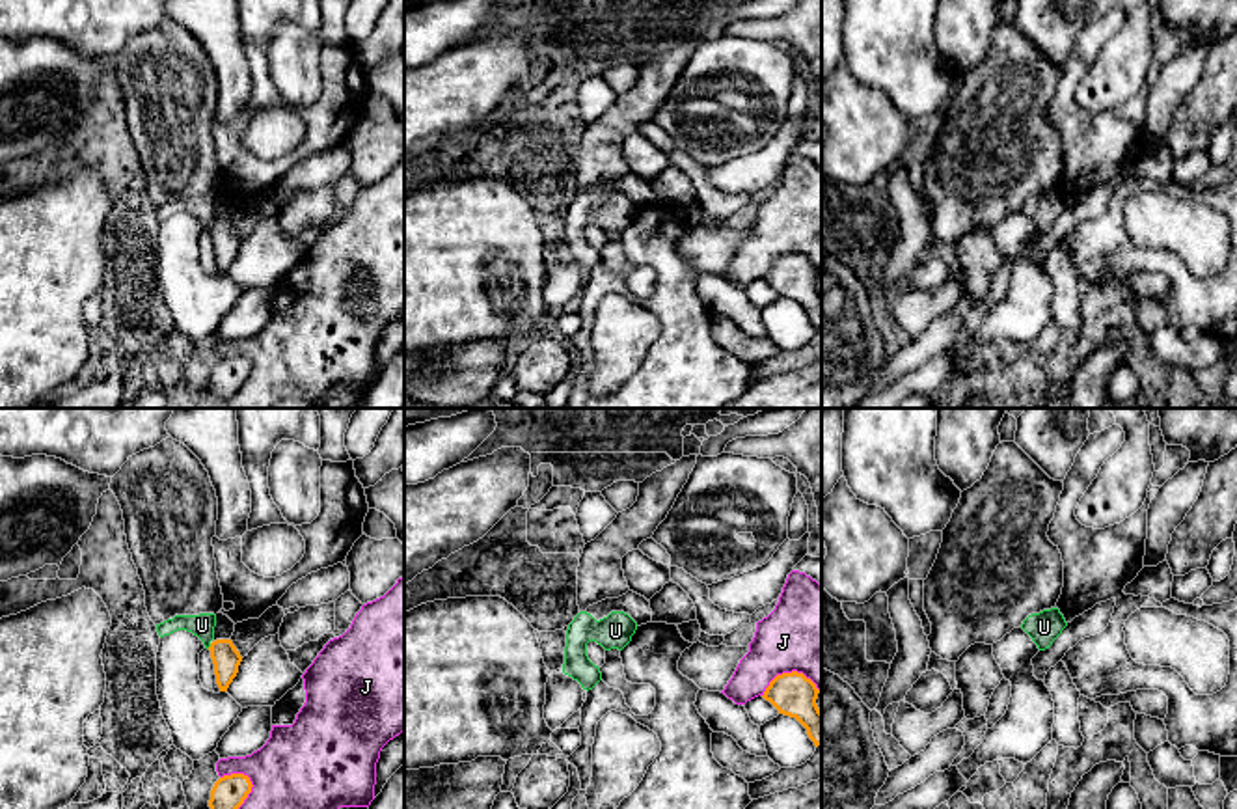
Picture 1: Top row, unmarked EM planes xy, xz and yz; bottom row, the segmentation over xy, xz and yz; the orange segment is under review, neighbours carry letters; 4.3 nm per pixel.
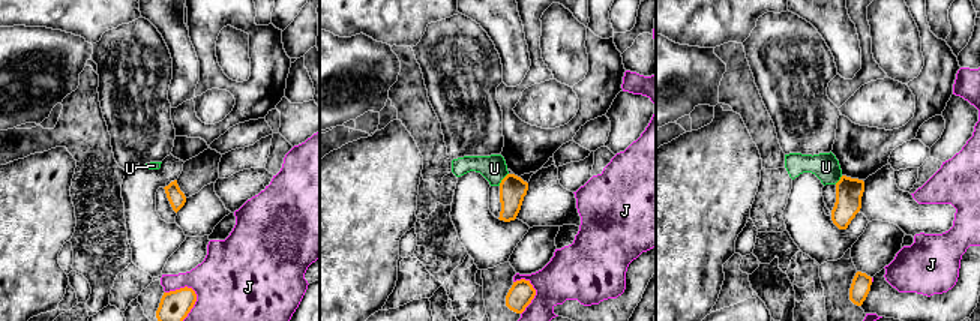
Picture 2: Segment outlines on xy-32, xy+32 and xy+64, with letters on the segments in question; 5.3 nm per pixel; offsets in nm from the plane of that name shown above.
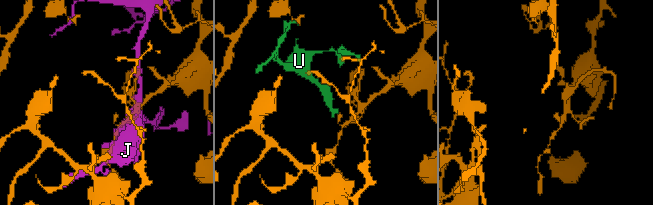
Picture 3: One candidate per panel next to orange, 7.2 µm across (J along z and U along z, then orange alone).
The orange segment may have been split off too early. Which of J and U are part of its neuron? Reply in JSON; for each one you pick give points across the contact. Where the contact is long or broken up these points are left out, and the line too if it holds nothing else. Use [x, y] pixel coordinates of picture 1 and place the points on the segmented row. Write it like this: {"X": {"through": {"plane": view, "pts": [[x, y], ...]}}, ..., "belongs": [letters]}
{"belongs": []}

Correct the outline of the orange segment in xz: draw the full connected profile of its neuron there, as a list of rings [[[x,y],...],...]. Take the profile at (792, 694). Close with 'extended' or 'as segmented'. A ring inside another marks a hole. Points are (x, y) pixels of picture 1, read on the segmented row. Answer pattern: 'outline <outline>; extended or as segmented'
outline [[[792,671],[777,675],[764,692],[779,714],[795,718],[814,746],[822,746],[822,710],[816,705],[820,690],[803,673]]]; as segmented

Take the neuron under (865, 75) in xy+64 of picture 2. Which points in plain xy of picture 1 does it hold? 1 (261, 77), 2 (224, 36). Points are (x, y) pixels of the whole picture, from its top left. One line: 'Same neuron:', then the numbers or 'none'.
Same neuron: 1

